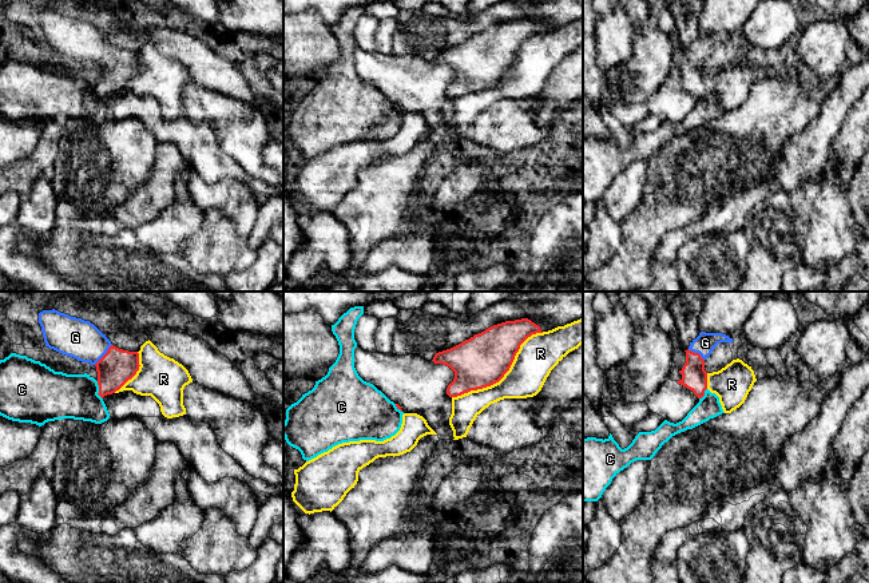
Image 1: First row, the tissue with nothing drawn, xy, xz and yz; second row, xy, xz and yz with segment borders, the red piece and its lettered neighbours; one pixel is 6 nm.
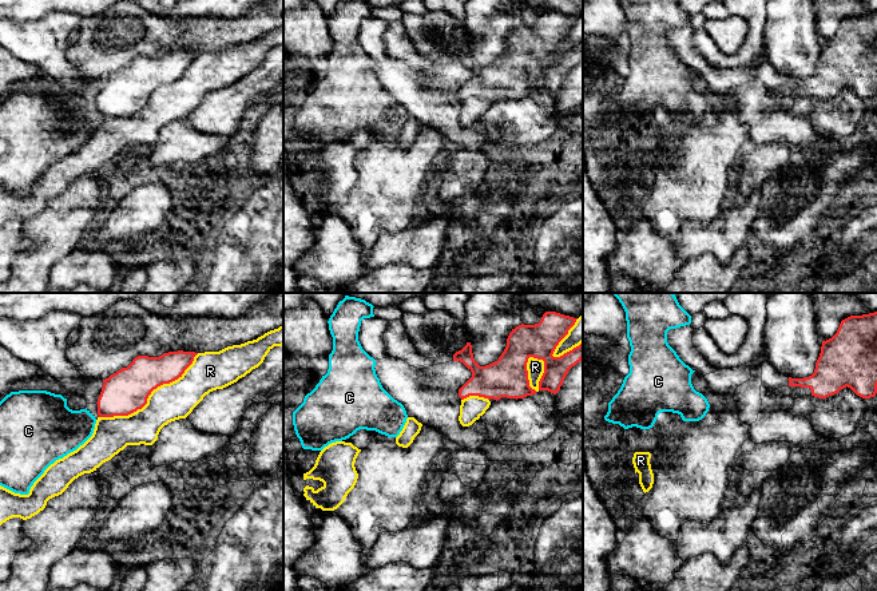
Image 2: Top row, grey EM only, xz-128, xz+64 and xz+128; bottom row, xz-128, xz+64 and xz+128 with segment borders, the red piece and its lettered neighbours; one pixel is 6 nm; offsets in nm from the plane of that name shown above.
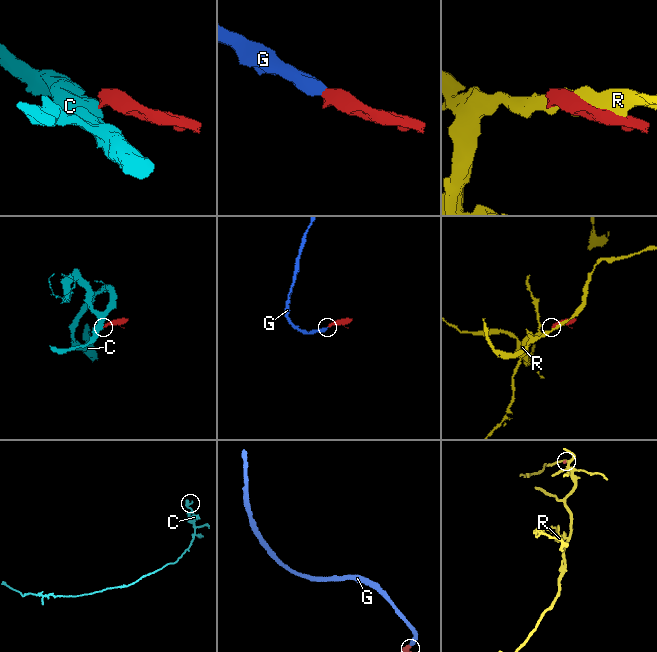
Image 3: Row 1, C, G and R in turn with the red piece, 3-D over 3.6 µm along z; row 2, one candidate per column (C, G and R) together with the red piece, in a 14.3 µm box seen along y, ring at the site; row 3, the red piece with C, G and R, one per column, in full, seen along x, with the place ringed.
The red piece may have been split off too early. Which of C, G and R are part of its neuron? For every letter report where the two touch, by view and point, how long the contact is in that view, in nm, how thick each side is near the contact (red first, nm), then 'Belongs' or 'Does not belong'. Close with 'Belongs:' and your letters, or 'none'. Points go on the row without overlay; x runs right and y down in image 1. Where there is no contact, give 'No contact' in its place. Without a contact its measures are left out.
C: Touches red at xy (99, 91). Shared border 120 nm. Thickness 220 nm (red) against 280 nm. Does not belong
G: Touches red at xy (104, 55). Shared border 170 nm. Thickness 220 nm (red) against 240 nm. Belongs
R: Touches red at xz (504, 74). Shared border 700 nm. Thickness 320 nm (red) against 240 nm. Does not belong
Belongs: G

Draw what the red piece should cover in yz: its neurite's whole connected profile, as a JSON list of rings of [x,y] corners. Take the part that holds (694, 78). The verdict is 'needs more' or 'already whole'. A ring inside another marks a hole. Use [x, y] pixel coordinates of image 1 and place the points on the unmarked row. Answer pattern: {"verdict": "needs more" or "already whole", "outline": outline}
{"verdict": "needs more", "outline": [[[701,32],[699,36],[690,43],[686,52],[686,64],[679,71],[682,79],[678,84],[693,91],[698,99],[705,96],[707,90],[707,72],[705,71],[705,60],[709,59],[714,48],[721,43],[733,43],[726,35]]]}

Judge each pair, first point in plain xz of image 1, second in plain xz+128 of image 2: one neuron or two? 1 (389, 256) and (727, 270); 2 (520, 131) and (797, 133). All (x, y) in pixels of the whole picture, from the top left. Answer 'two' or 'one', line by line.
1: two
2: two

